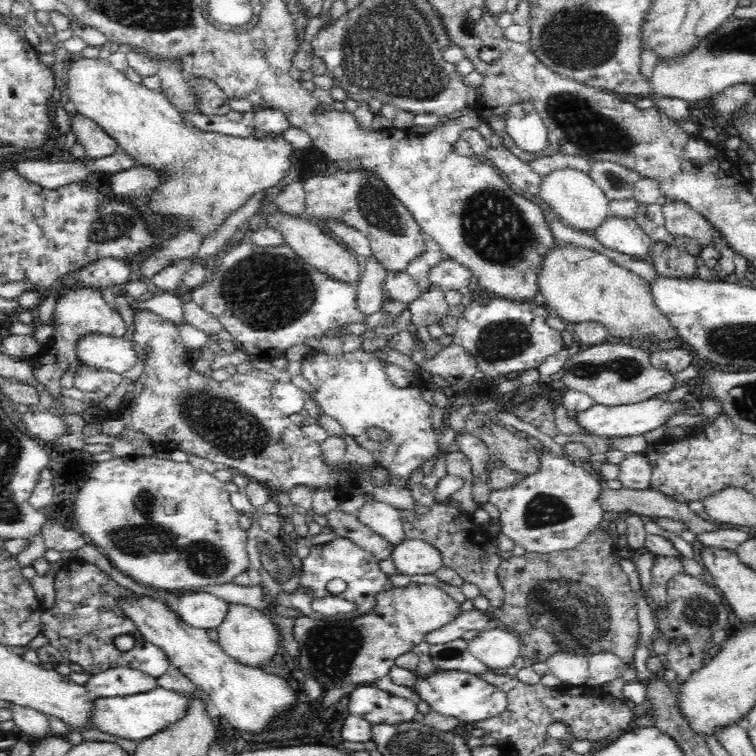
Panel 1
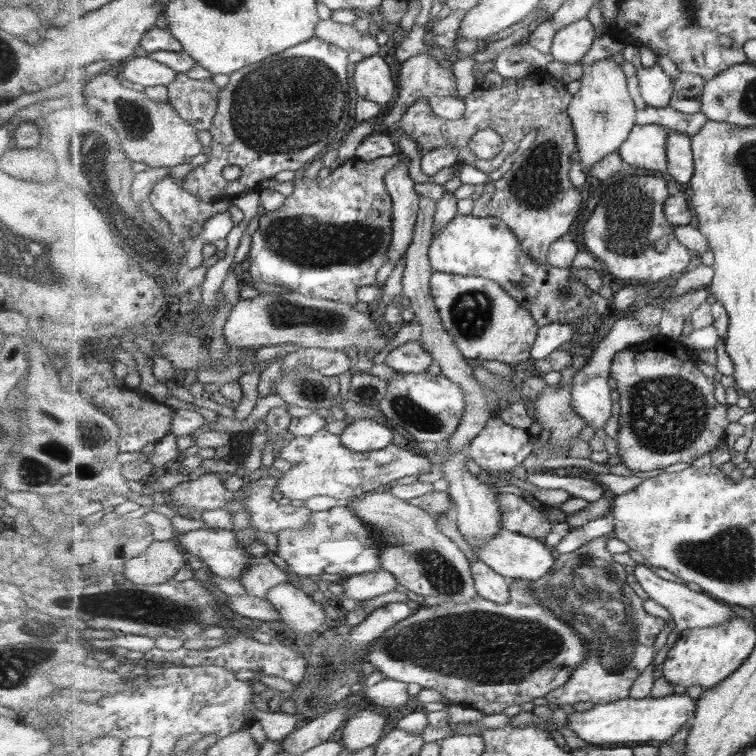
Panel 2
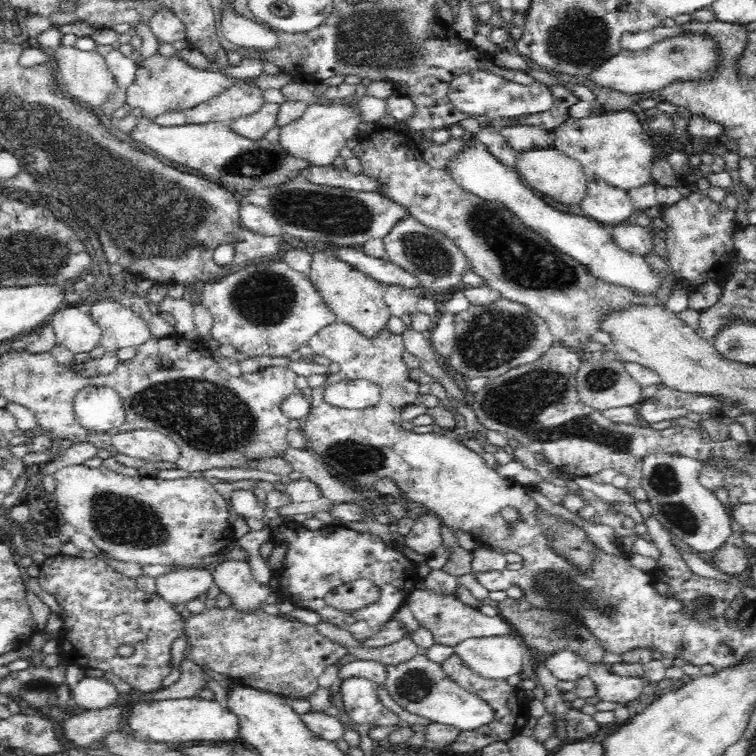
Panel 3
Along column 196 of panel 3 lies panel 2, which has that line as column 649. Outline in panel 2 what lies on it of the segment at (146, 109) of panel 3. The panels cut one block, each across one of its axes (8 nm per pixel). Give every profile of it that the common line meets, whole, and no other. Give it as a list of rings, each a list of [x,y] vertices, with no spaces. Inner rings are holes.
[[[659,64],[651,68],[636,69],[642,97],[651,105],[663,108],[670,105],[676,81]]]

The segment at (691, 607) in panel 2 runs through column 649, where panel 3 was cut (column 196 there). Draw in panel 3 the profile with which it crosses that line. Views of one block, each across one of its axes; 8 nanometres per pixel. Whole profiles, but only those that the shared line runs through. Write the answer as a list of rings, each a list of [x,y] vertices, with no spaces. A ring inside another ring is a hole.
[[[197,565],[182,567],[182,570],[172,570],[160,574],[156,579],[156,592],[166,599],[166,602],[186,604],[197,598],[210,588],[213,583],[212,567]]]

